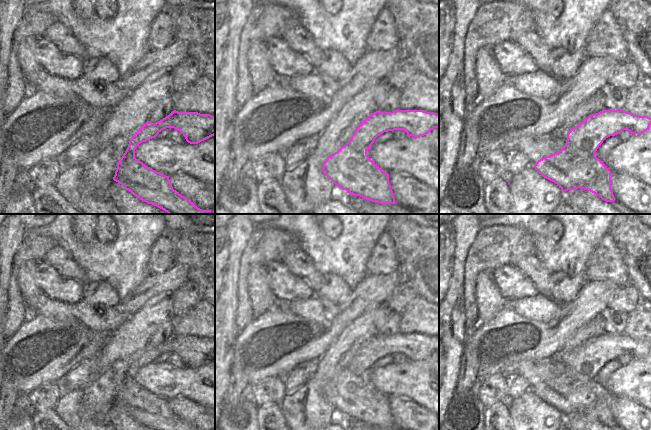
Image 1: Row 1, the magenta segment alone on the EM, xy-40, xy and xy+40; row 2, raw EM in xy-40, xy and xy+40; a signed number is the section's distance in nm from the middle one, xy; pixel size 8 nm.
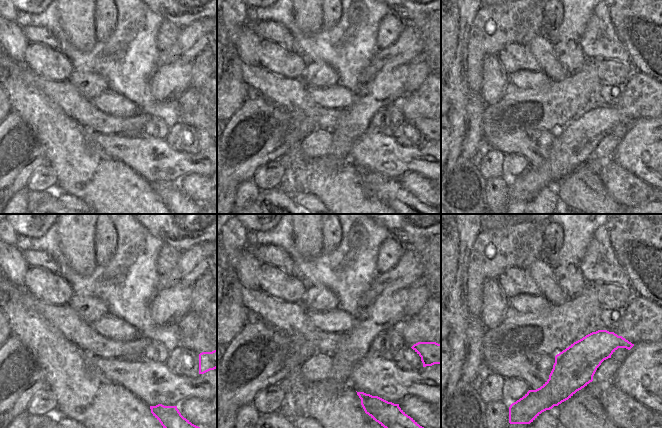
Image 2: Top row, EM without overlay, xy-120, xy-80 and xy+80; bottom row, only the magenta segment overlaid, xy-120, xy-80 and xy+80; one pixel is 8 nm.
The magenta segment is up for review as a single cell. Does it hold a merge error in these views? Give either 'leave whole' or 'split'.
split

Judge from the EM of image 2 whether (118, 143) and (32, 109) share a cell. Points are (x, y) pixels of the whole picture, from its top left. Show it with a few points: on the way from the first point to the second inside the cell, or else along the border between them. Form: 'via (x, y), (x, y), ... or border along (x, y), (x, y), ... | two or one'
border along (86, 130), (85, 140), (101, 150) | two

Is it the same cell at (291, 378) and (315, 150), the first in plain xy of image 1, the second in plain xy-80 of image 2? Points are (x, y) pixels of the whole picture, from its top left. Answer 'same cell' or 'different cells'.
same cell

